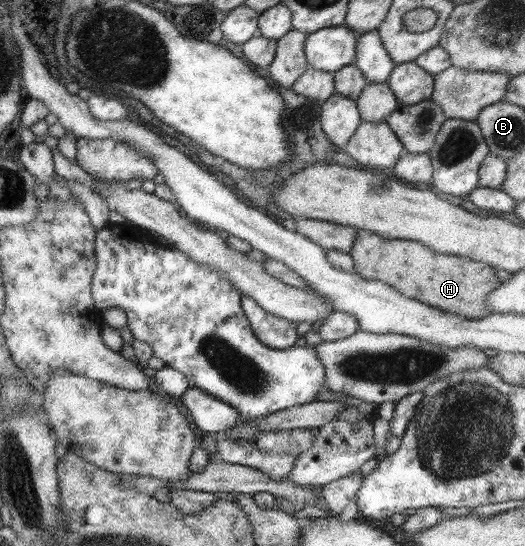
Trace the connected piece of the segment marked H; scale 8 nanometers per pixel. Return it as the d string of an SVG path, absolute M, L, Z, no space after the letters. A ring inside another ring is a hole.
M357 230L353 246L347 254L353 260L353 271L360 278L379 280L392 286L405 298L469 320L479 320L489 314L485 295L501 284L494 275L494 268L484 263L433 252L411 240L383 239L363 230Z

